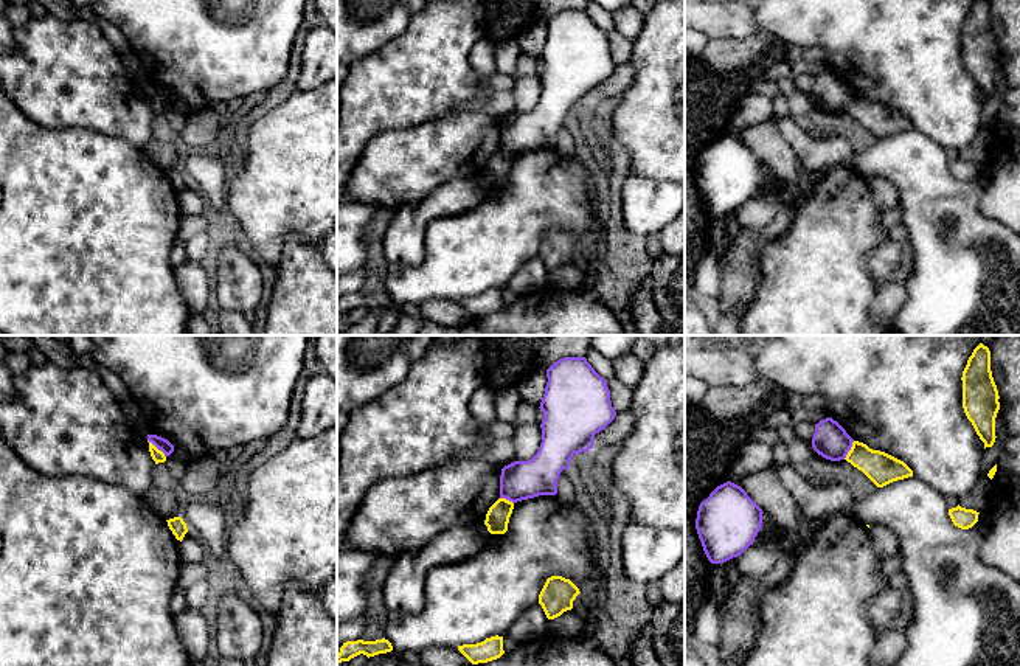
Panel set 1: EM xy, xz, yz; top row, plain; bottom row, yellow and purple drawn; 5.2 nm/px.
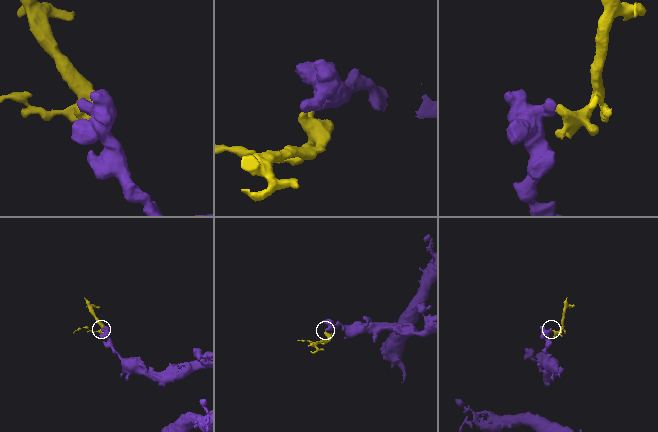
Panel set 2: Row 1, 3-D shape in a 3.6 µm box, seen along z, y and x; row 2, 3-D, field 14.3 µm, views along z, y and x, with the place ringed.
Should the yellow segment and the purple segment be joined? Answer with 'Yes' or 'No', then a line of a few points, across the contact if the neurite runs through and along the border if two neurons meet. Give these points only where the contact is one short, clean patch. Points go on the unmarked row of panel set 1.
No. Line: xy (148, 92), (165, 109)

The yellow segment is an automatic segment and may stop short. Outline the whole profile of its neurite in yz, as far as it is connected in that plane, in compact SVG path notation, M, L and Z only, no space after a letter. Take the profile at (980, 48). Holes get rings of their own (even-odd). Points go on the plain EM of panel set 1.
M975 0L963 23L963 61L986 99L995 95L1000 48L991 23L989 0Z

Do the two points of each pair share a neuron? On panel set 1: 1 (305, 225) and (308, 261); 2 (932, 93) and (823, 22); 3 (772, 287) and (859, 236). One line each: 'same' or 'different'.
1: different
2: same
3: same

